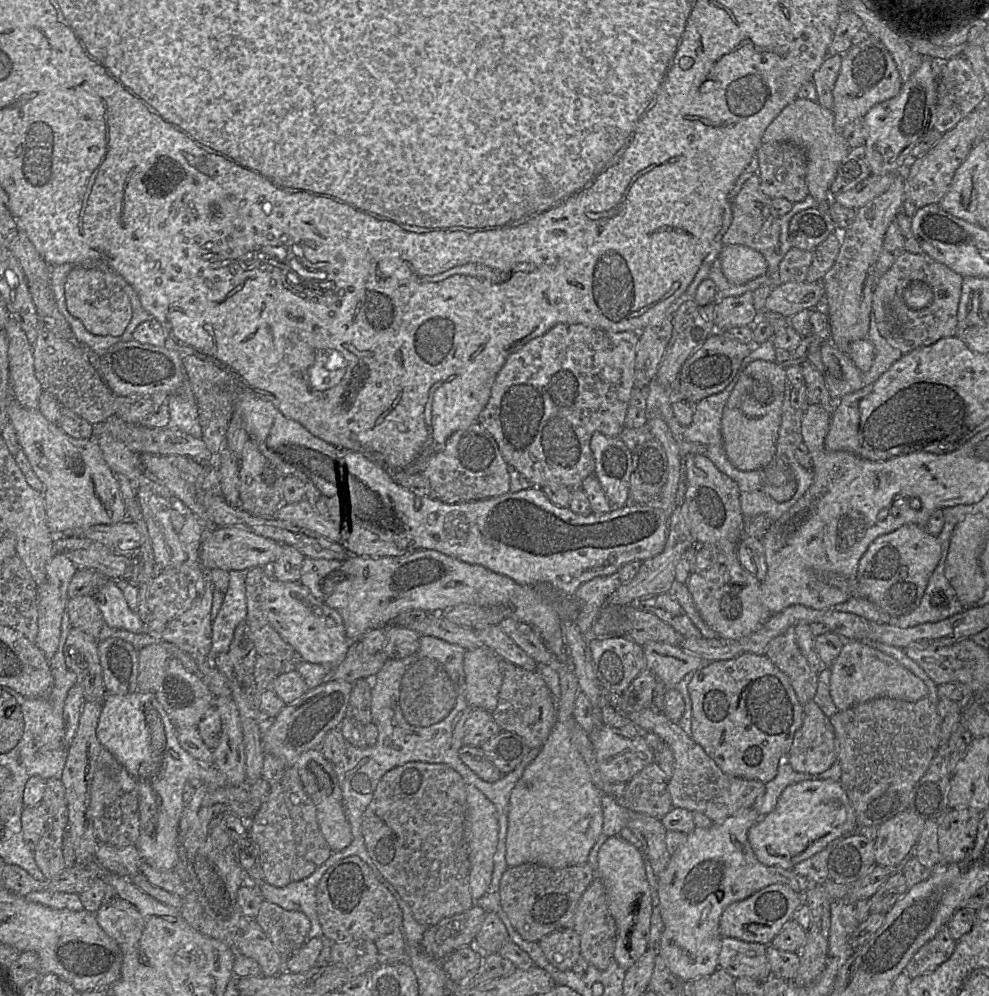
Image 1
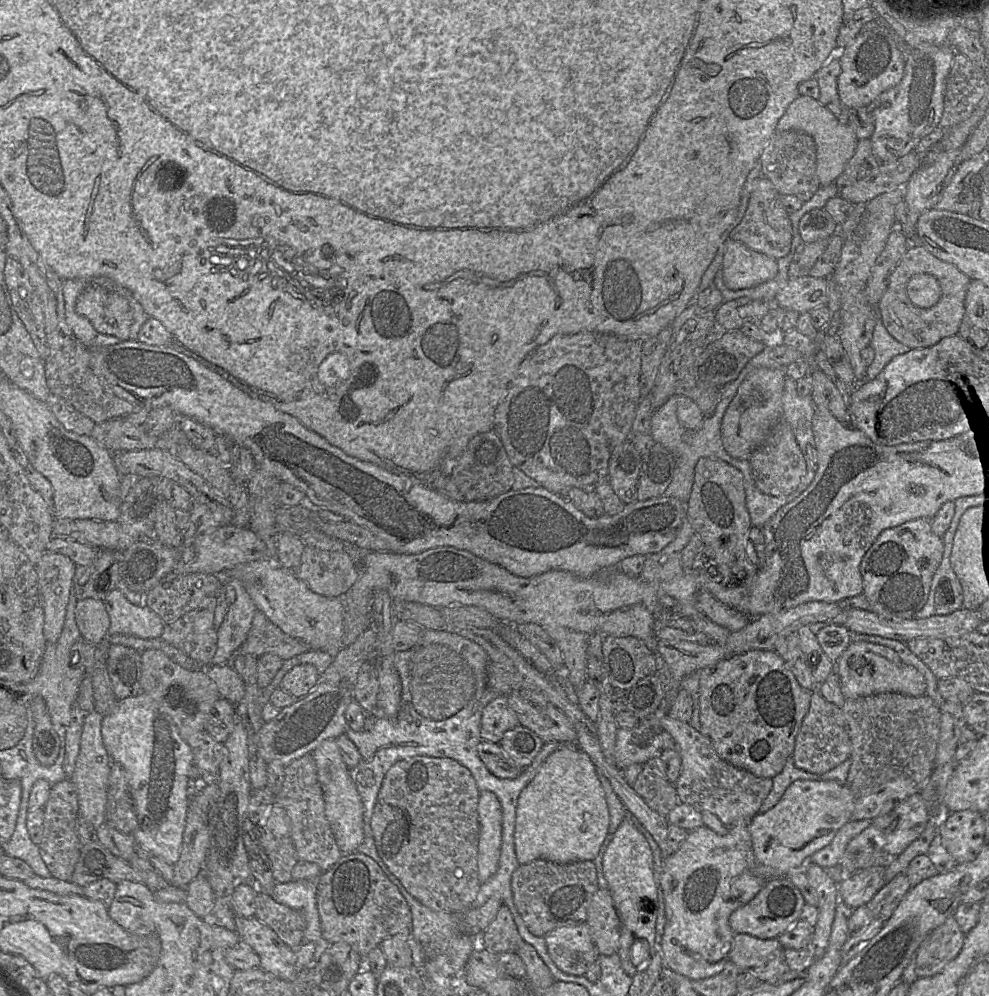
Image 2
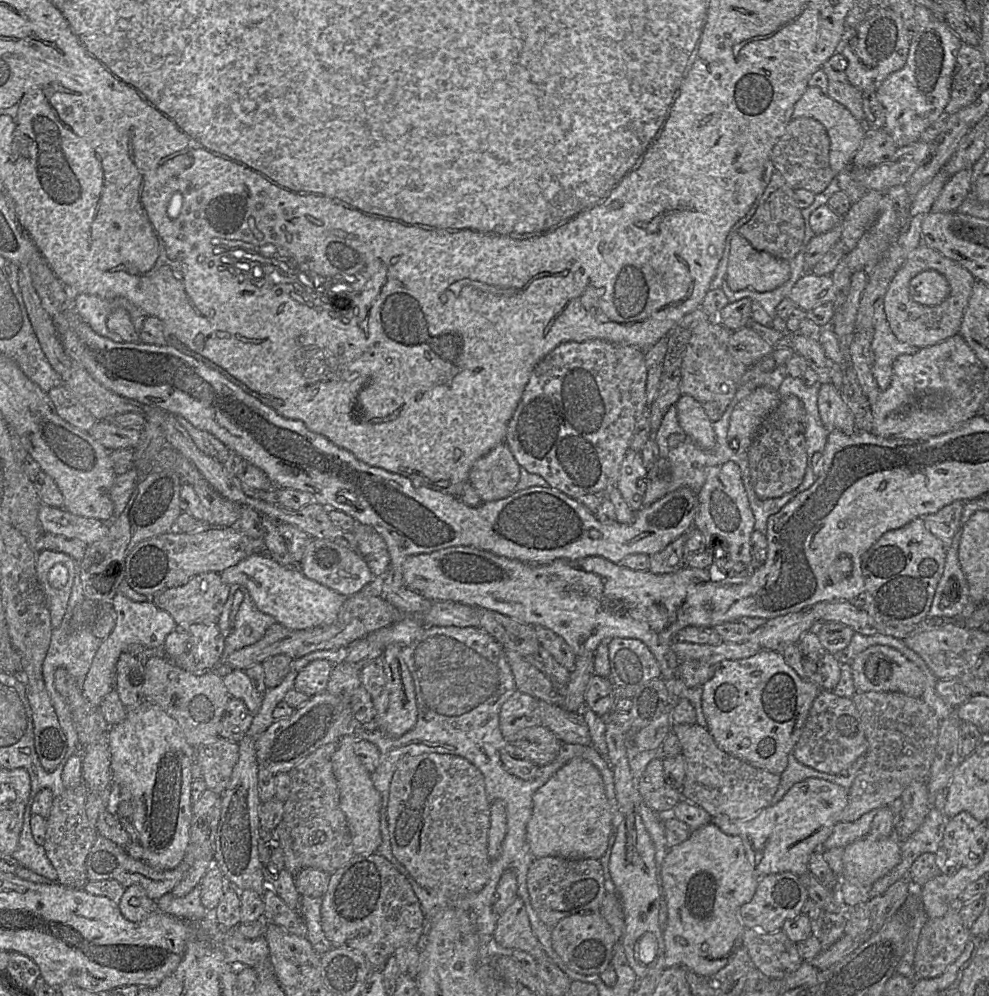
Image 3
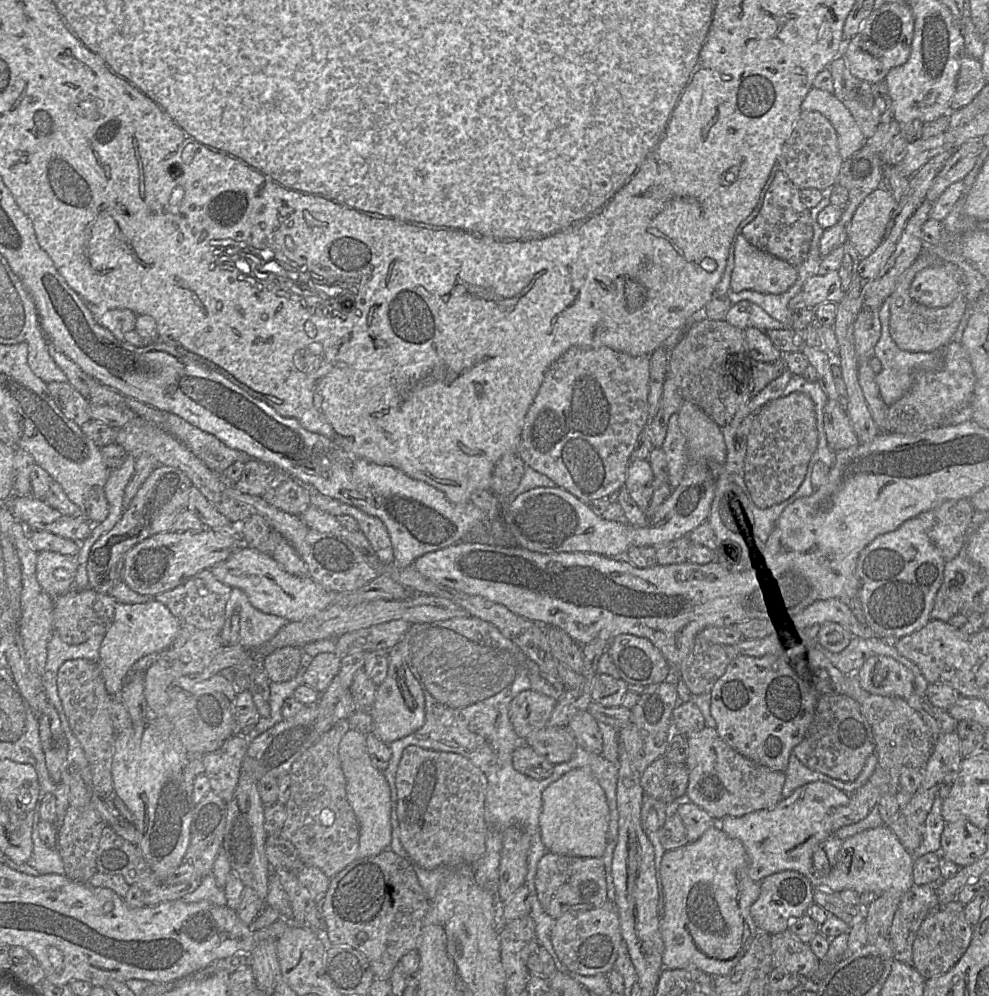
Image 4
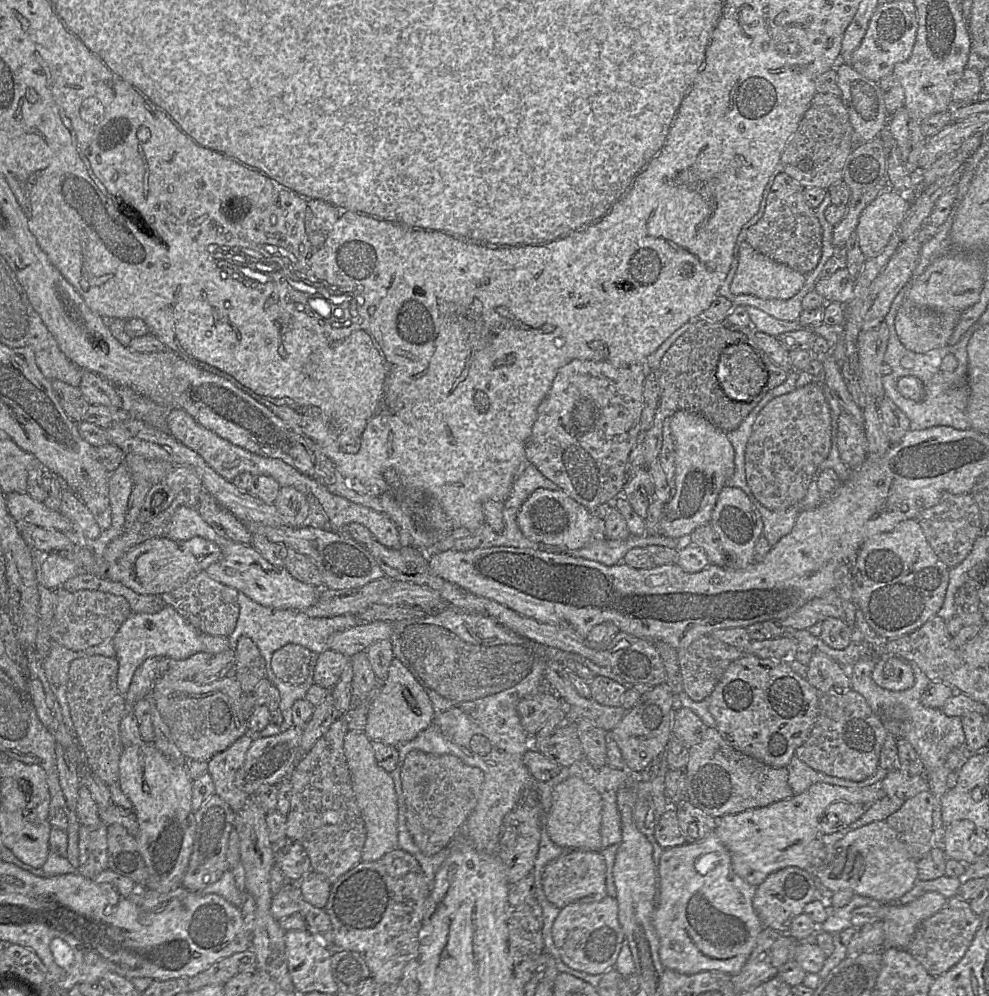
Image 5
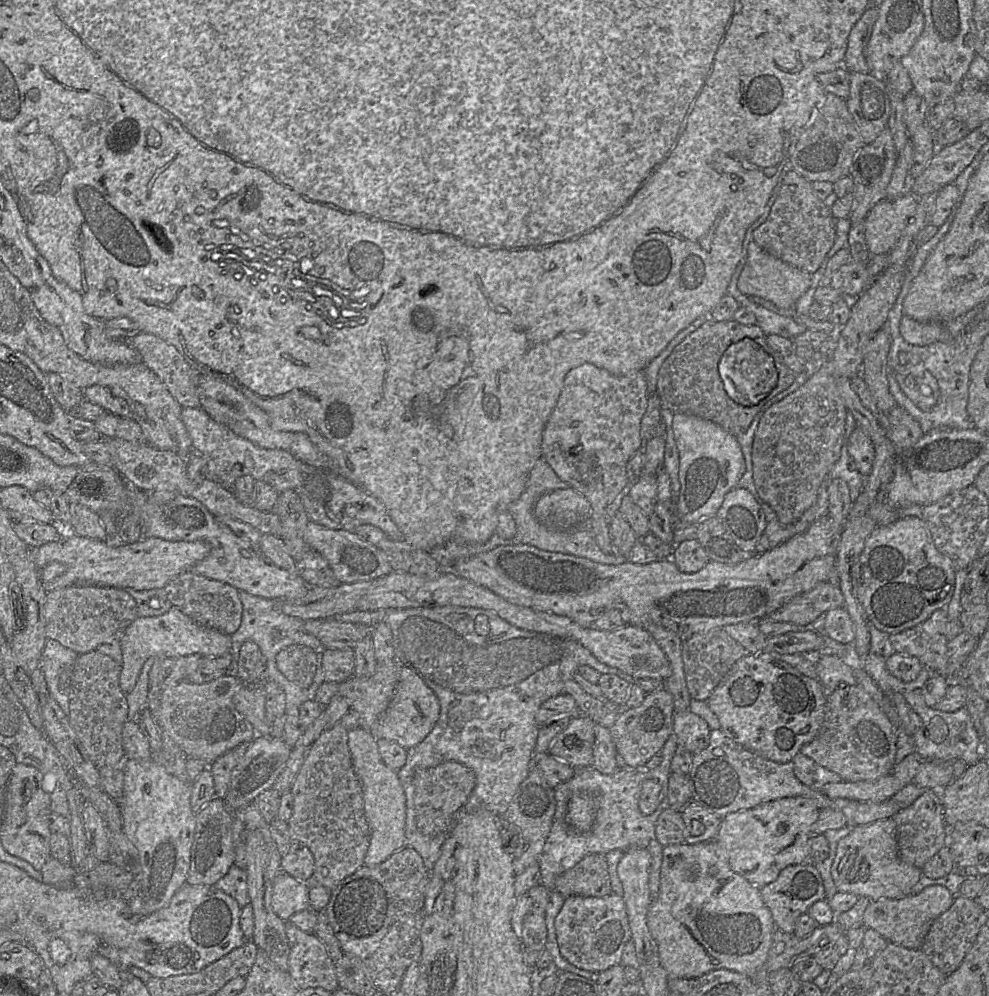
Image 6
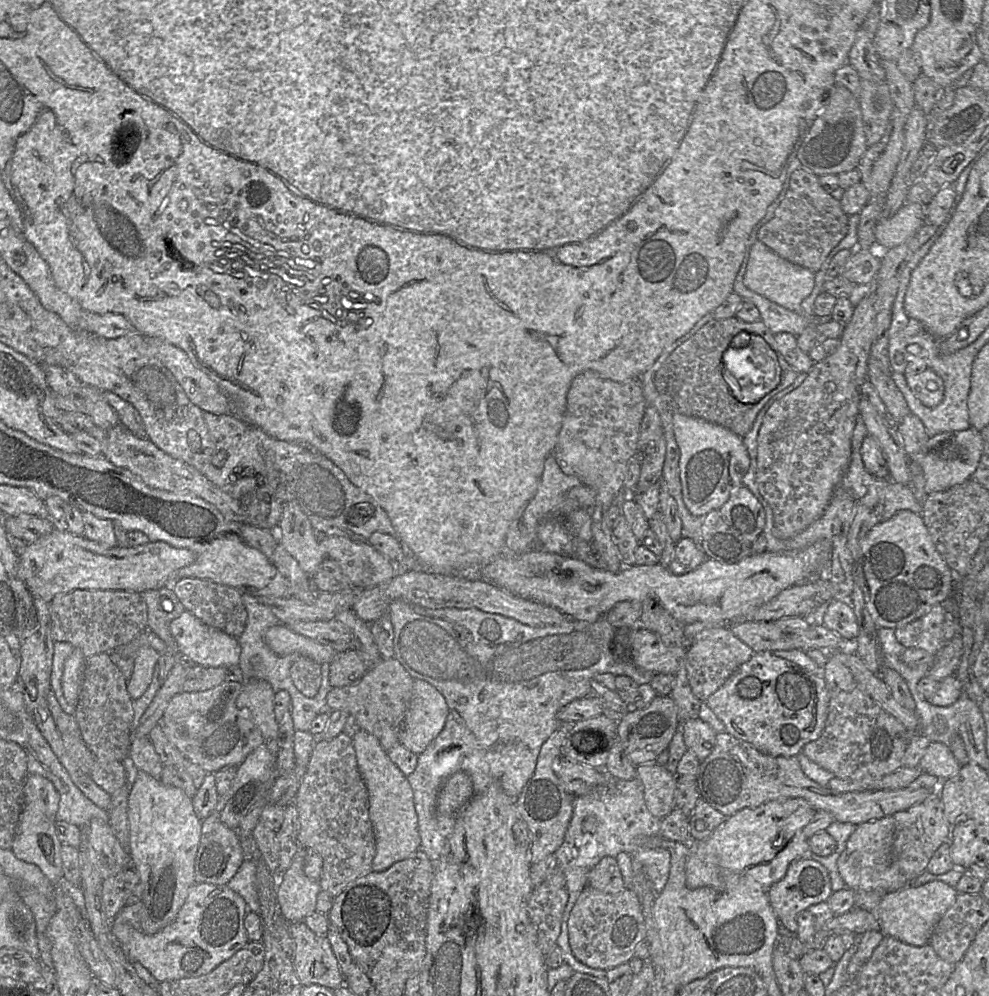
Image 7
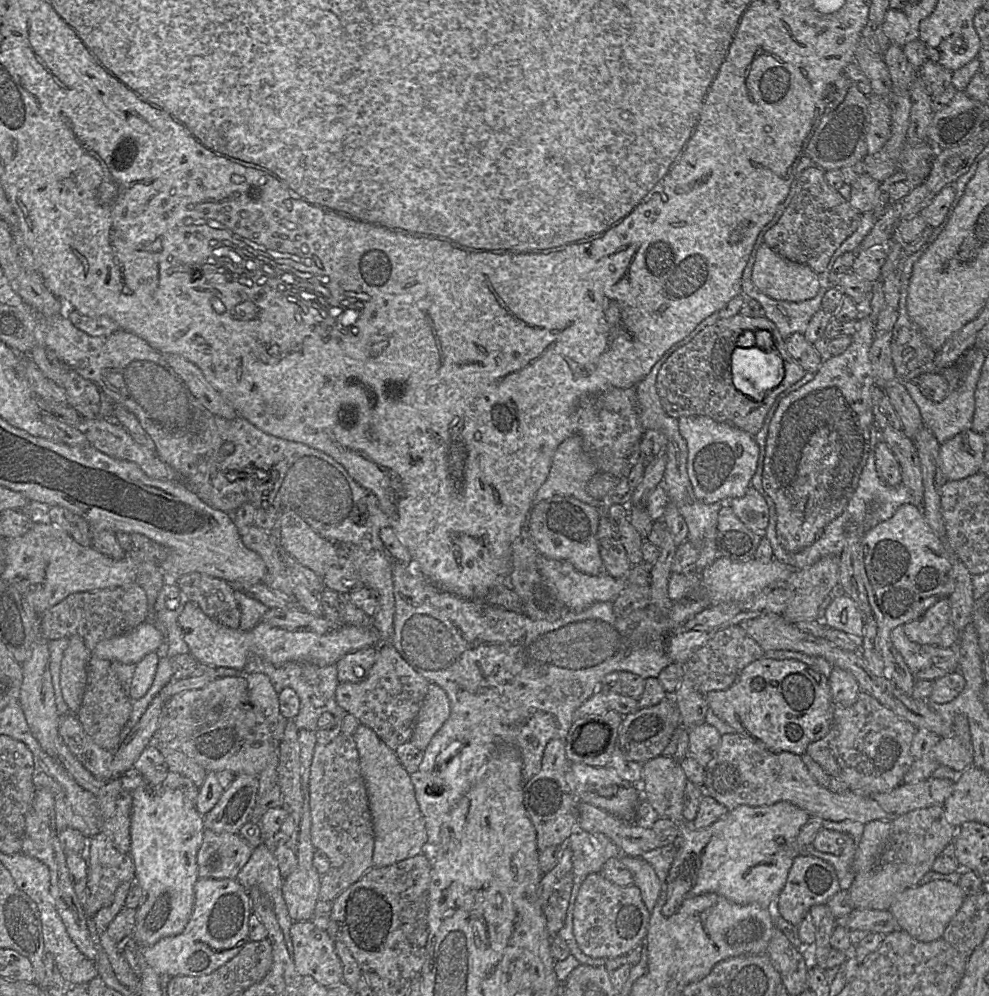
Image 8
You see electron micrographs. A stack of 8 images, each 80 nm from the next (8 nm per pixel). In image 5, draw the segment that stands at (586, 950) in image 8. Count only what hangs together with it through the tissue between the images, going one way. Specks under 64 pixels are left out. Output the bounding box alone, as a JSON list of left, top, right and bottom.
[552,896,625,975]

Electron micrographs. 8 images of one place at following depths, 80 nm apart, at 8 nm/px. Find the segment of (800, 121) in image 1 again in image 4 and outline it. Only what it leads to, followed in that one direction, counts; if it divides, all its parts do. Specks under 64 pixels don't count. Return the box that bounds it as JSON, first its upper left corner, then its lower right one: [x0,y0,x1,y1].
[800,87,866,161]

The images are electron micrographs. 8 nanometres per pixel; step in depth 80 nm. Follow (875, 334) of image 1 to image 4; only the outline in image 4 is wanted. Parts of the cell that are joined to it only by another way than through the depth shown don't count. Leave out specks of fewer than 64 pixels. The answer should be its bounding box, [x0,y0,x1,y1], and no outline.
[873,298,942,406]

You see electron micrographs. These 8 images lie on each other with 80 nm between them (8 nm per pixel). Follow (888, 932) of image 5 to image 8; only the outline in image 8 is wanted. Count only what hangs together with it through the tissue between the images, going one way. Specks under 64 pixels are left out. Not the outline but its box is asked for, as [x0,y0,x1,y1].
[889,880,965,942]

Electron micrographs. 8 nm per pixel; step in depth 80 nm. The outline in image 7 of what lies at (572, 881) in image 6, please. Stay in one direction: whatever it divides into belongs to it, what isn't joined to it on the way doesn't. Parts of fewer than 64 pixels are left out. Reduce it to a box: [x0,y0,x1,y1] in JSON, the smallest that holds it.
[587,856,624,894]

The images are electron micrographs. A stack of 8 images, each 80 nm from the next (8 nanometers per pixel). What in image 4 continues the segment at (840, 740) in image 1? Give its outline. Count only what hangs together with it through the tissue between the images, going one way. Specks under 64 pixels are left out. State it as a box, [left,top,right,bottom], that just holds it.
[831,694,934,833]

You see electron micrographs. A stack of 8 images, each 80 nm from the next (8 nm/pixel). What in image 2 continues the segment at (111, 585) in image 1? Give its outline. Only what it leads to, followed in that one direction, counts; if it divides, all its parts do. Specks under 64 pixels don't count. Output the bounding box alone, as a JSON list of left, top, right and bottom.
[97,589,164,663]

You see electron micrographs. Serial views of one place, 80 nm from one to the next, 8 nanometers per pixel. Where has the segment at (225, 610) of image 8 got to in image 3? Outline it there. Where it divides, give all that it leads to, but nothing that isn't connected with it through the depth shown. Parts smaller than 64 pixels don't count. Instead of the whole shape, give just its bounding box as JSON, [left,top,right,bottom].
[150,572,230,624]

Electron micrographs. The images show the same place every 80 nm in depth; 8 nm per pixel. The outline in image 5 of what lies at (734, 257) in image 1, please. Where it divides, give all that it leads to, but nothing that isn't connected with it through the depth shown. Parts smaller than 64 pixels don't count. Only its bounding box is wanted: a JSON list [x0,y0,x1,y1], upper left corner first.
[730,241,805,299]

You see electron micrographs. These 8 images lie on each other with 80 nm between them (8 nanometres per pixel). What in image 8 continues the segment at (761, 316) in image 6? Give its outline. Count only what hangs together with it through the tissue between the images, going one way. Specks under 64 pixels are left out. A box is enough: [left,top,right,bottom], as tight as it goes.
[741,253,831,339]

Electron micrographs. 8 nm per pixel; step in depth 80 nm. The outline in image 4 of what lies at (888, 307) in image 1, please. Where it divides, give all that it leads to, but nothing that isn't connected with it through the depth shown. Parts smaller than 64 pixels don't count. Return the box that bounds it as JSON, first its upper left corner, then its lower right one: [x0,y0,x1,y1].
[888,248,966,353]

